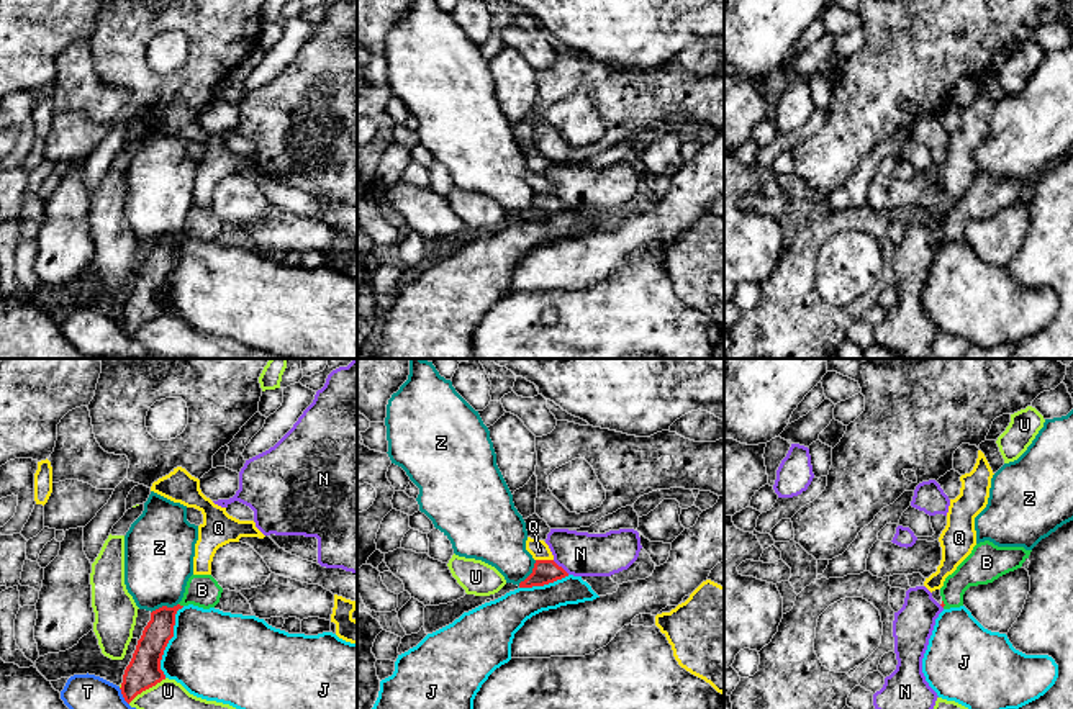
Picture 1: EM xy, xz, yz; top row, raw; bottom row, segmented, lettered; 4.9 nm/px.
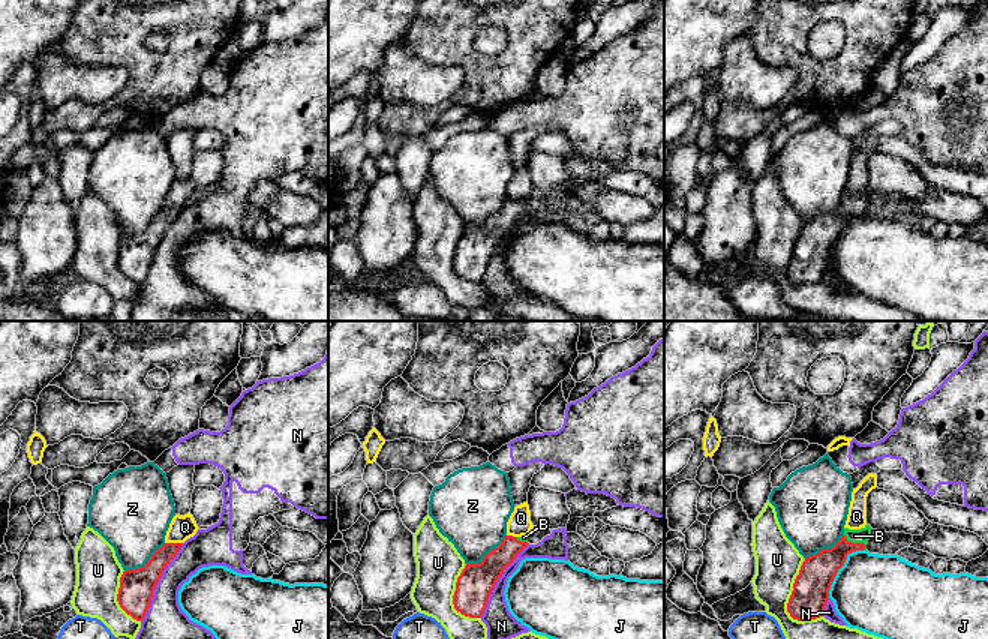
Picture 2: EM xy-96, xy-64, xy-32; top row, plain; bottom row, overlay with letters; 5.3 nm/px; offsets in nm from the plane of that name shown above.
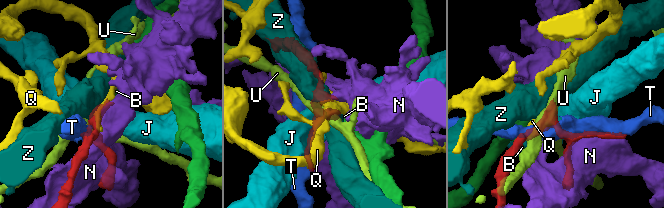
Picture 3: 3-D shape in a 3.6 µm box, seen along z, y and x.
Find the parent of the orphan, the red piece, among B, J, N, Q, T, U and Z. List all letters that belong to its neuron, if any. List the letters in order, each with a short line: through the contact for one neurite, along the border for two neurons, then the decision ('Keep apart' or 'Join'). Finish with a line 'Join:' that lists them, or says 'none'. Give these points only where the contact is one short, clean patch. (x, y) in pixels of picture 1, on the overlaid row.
B: Line: xy (158, 632), (161, 623), (179, 605), (202, 590). Join
J: Keep apart
N: Keep apart
Q: Keep apart
T: Keep apart
U: Keep apart
Z: Keep apart
Join: B

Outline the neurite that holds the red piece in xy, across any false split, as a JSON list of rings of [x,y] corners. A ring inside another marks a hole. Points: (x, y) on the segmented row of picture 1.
[[[192,575],[177,606],[162,606],[151,612],[151,621],[144,627],[123,675],[120,689],[128,704],[143,691],[165,680],[161,660],[169,640],[174,637],[177,611],[188,604],[203,609],[215,607],[220,603],[221,593],[223,588],[211,575]]]

